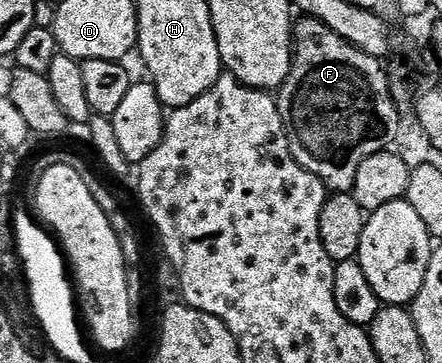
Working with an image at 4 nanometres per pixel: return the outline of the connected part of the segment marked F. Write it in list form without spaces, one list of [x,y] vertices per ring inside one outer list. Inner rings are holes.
[[[302,16],[300,20],[293,26],[293,65],[276,94],[289,150],[304,169],[325,184],[330,194],[352,193],[359,163],[392,146],[403,115],[389,90],[390,74],[385,74],[378,58],[356,49],[351,42],[335,35],[331,27],[313,17]]]

